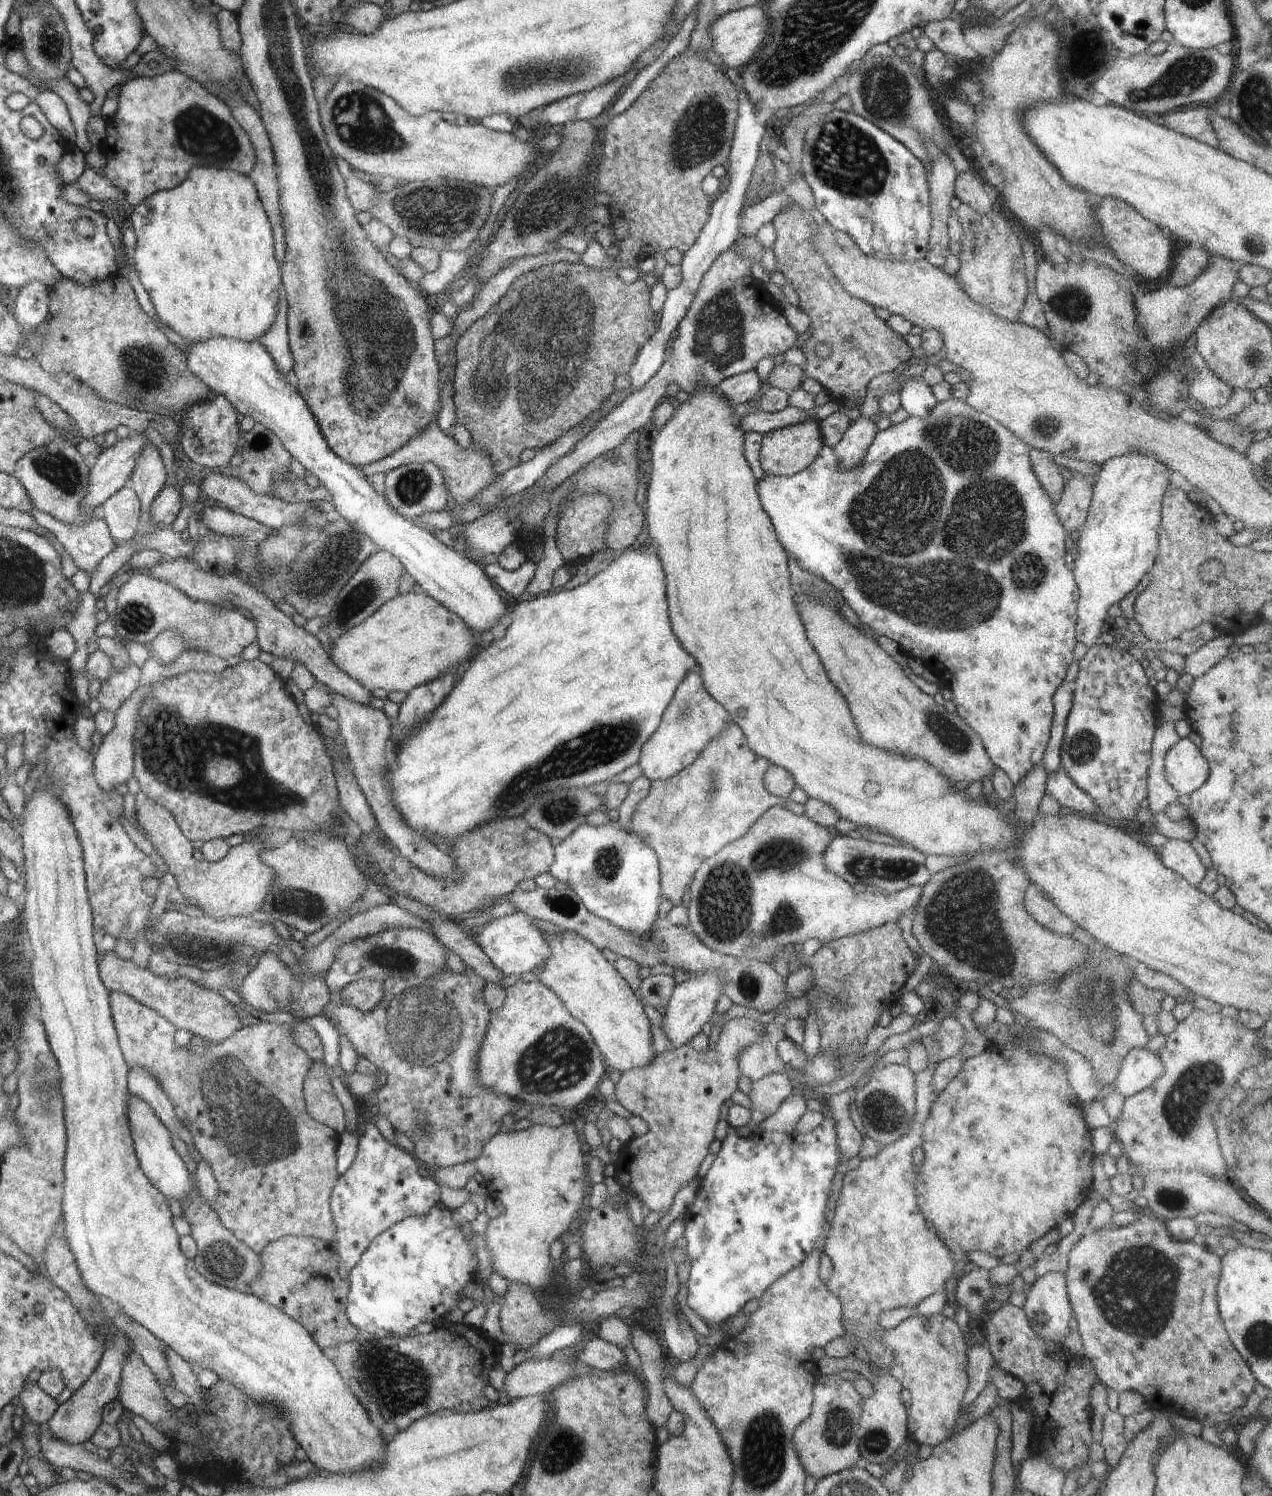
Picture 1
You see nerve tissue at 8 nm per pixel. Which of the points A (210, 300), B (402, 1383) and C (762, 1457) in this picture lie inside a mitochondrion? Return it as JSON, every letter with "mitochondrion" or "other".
{"A":"other","B":"mitochondrion","C":"mitochondrion"}

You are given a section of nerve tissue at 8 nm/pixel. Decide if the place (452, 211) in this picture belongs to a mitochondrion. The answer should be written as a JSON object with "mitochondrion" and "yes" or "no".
{"mitochondrion":"yes"}

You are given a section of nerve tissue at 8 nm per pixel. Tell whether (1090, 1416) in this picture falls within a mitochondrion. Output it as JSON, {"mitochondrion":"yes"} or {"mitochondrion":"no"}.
{"mitochondrion":"no"}

